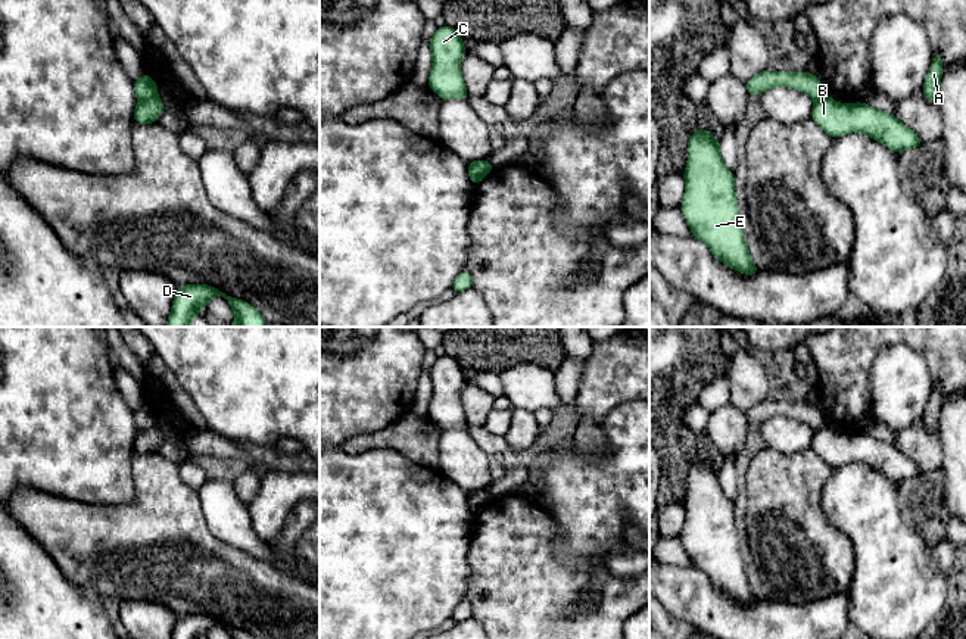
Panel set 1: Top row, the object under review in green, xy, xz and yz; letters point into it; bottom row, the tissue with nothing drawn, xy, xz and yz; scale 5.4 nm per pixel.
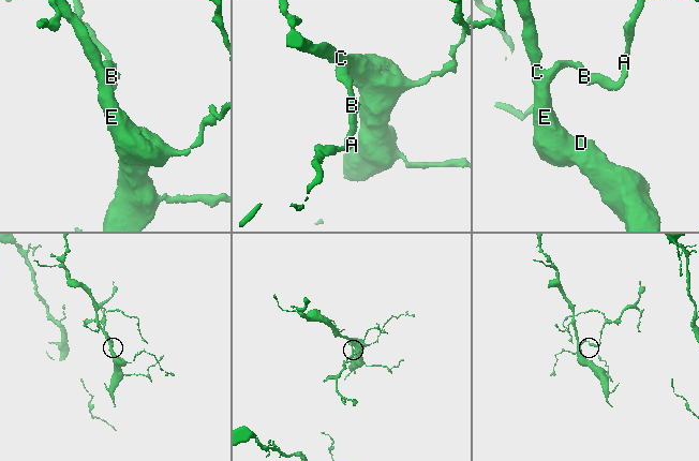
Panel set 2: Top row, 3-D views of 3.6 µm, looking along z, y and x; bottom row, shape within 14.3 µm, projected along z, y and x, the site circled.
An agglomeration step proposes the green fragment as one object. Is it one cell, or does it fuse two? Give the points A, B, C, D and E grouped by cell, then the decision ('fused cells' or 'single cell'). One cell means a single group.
A B / C D E; fused cells

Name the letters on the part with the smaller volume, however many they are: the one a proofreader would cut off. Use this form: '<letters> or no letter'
A, B

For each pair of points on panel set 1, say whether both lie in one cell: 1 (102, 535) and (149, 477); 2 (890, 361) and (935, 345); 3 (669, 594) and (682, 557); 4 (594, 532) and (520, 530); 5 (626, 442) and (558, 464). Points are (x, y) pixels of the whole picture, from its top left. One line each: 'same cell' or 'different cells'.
1: same cell
2: different cells
3: different cells
4: different cells
5: same cell

